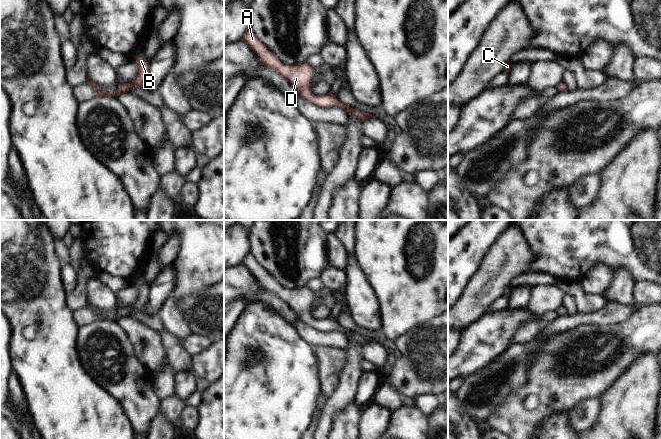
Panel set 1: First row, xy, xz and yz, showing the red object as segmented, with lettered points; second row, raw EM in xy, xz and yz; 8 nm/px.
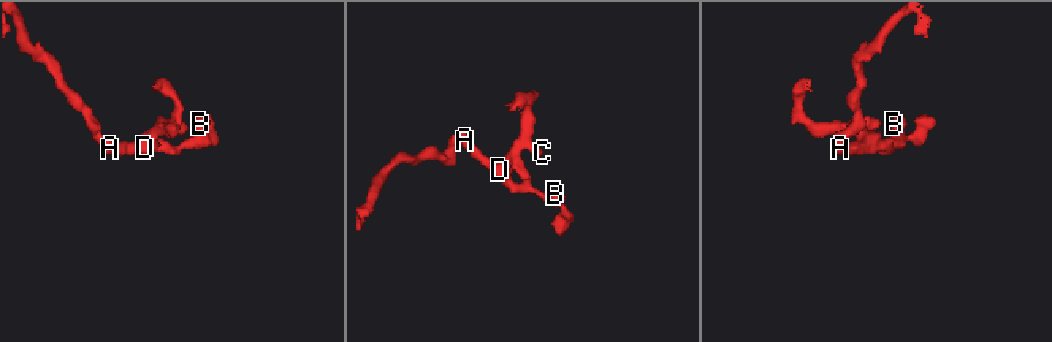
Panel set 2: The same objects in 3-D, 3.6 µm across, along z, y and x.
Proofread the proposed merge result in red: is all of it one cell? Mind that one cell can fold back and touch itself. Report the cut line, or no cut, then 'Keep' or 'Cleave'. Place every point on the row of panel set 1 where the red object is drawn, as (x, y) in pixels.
No split. Keep

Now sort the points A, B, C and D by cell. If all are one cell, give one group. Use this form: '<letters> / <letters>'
A B C D

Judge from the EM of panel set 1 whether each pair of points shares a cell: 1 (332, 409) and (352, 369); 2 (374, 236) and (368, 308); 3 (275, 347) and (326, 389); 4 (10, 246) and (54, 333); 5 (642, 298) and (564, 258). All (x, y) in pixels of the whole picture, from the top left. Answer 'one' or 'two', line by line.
1: one
2: two
3: two
4: one
5: two

